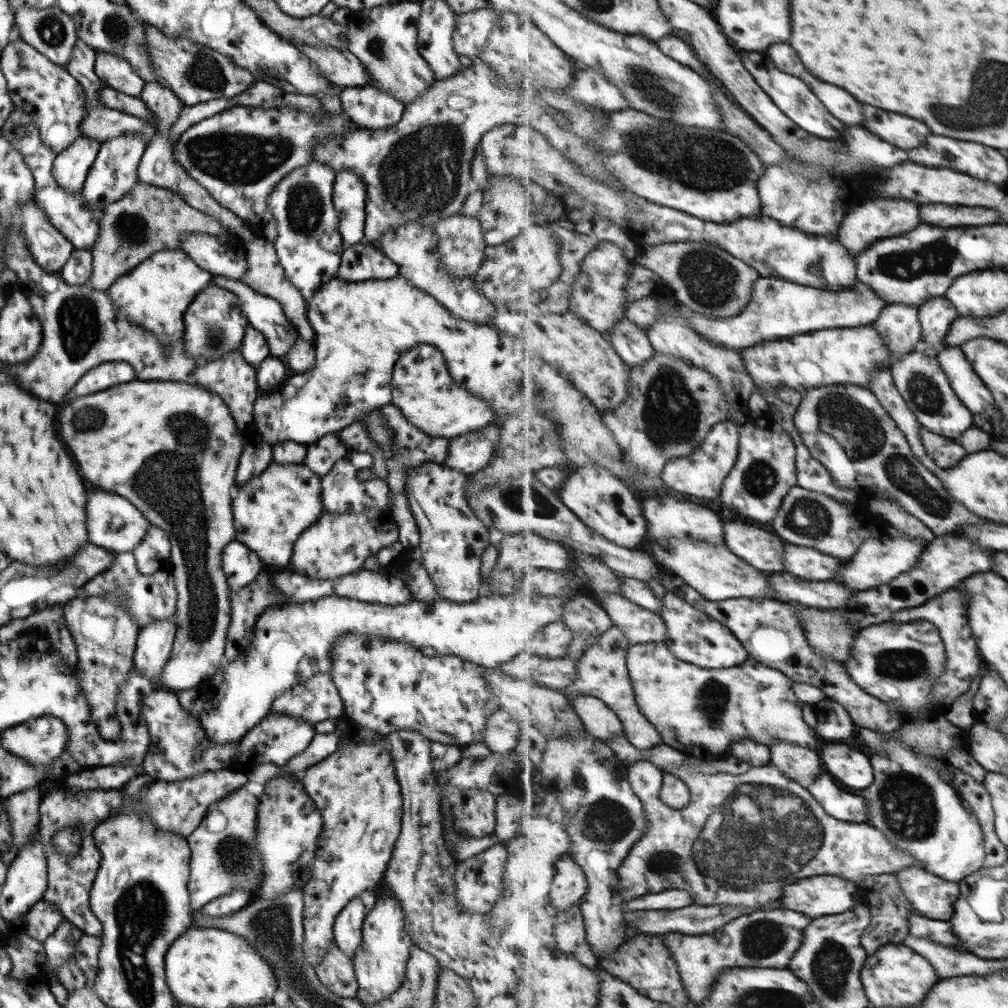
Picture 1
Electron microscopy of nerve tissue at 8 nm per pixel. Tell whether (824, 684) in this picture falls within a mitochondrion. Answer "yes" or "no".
no

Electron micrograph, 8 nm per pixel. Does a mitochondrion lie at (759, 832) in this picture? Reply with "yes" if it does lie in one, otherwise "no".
yes

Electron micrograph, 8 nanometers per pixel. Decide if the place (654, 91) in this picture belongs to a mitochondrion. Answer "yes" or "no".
yes

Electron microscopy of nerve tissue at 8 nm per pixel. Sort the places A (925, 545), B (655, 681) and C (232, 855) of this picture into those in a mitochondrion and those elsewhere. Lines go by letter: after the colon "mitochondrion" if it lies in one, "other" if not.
A: other
B: other
C: mitochondrion

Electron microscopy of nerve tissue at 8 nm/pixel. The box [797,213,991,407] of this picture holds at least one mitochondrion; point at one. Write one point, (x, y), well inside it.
(936, 257)

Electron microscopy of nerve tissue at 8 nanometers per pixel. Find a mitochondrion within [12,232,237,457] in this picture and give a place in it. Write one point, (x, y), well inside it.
(80, 326)

